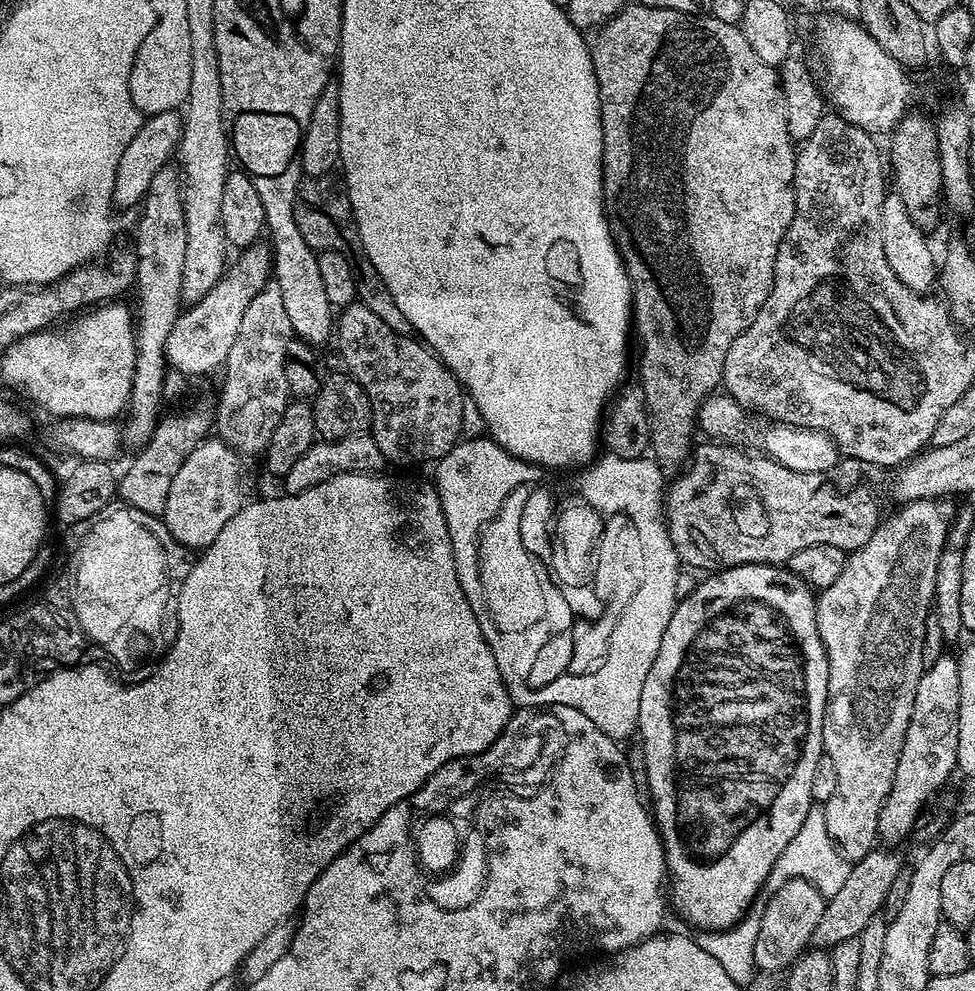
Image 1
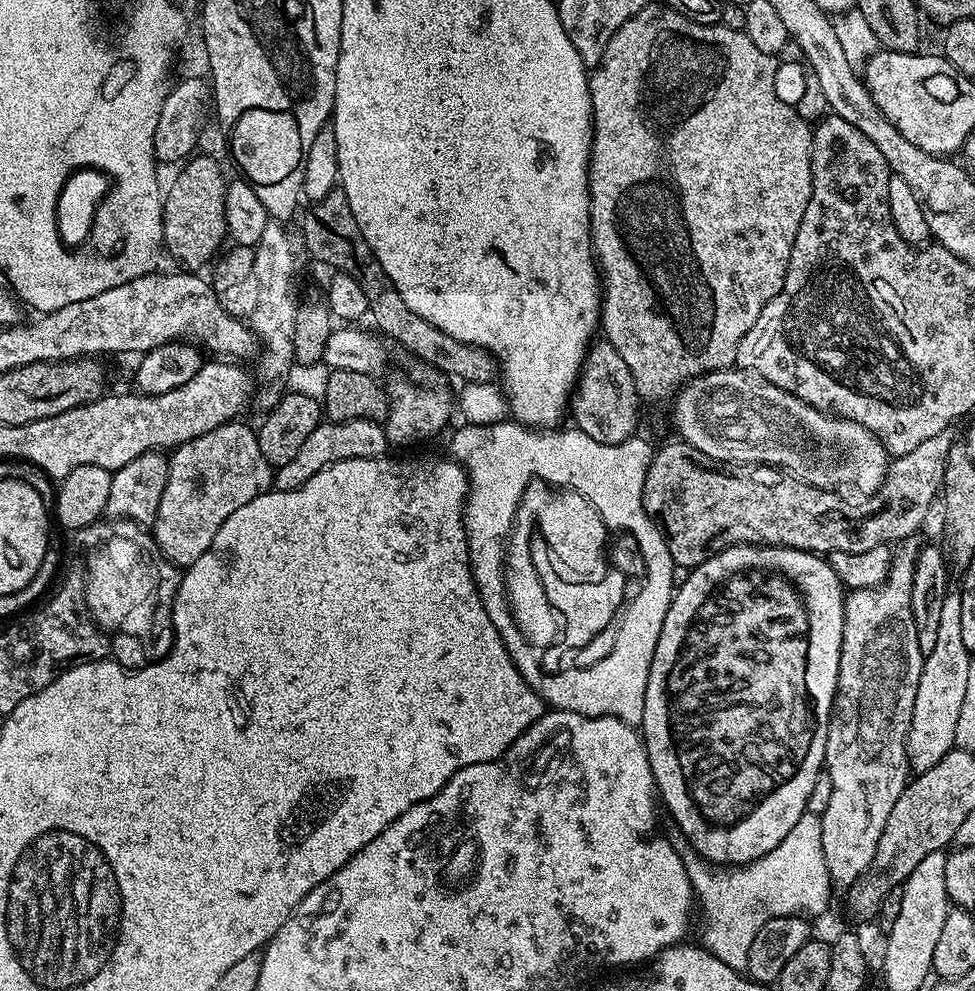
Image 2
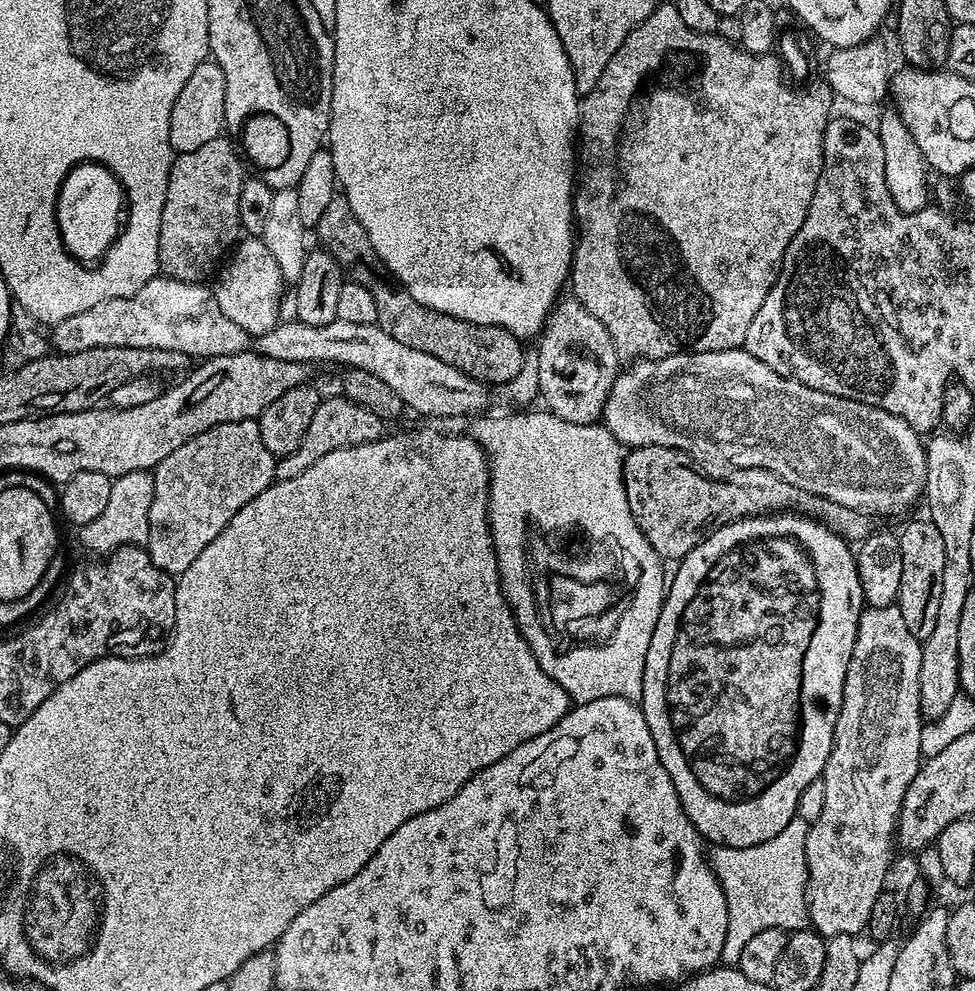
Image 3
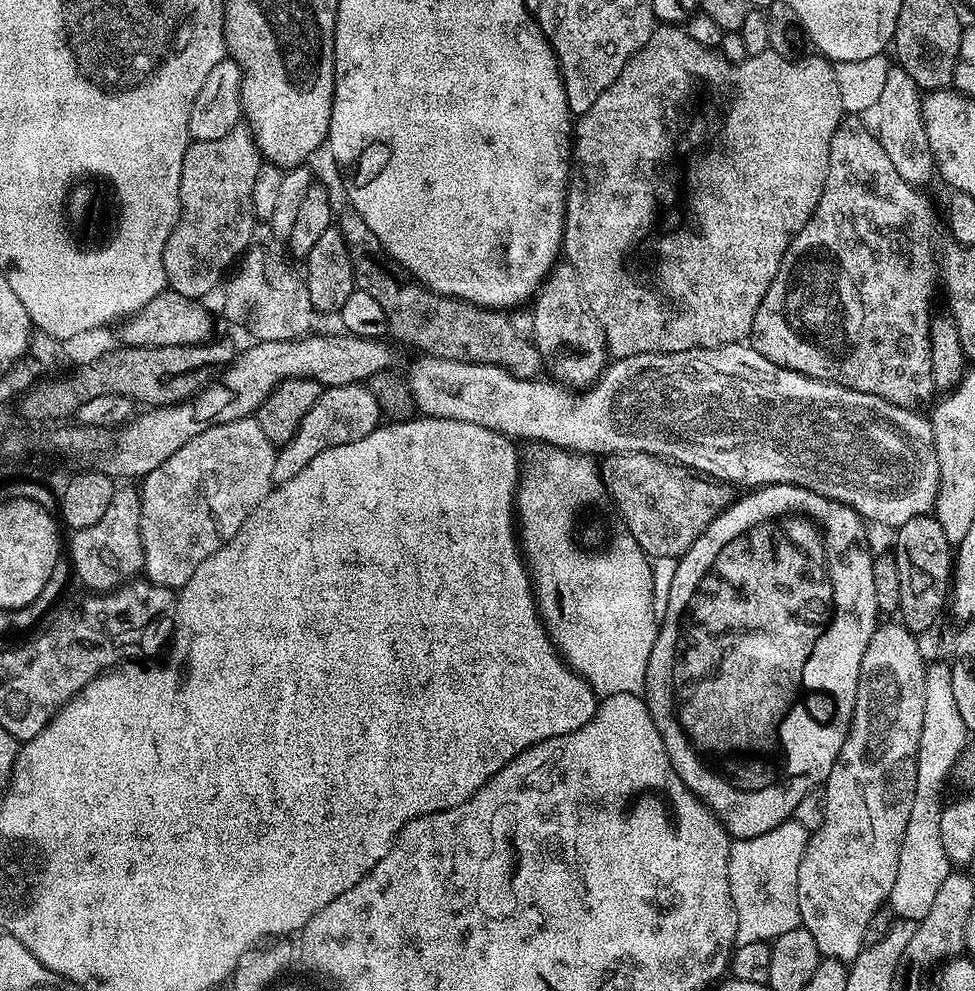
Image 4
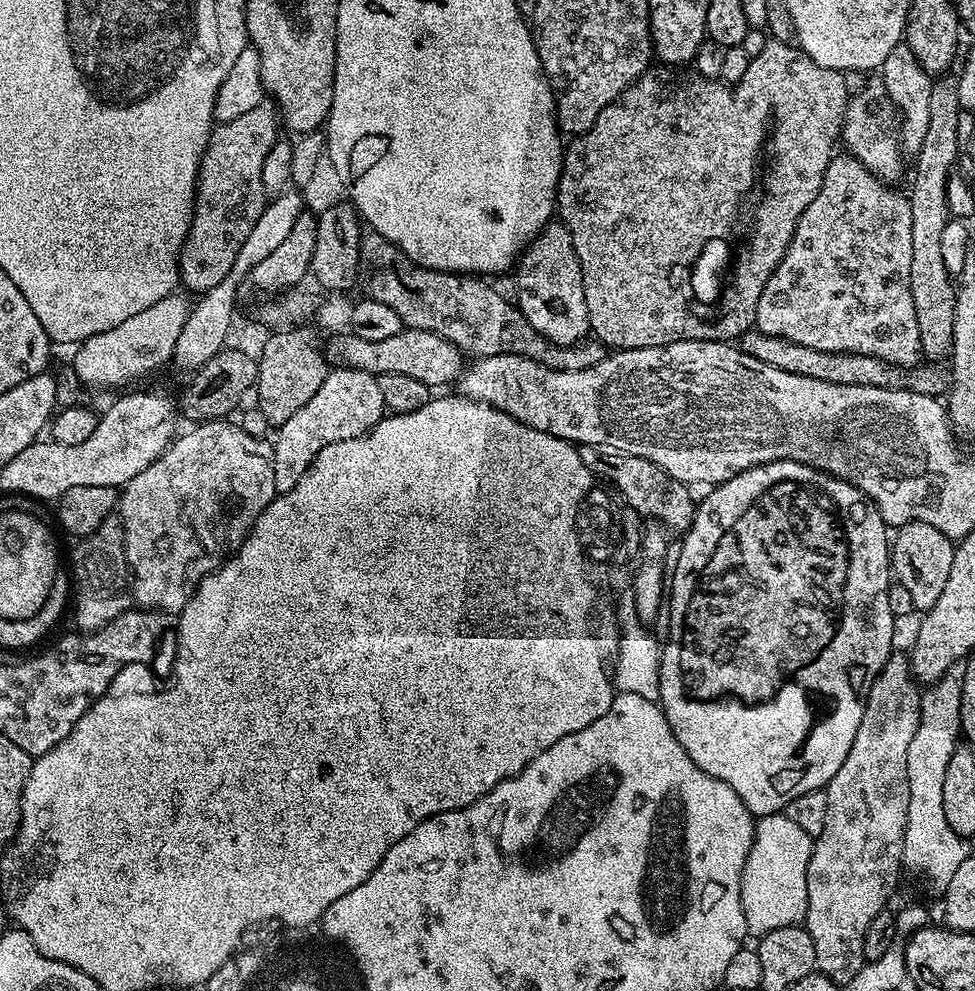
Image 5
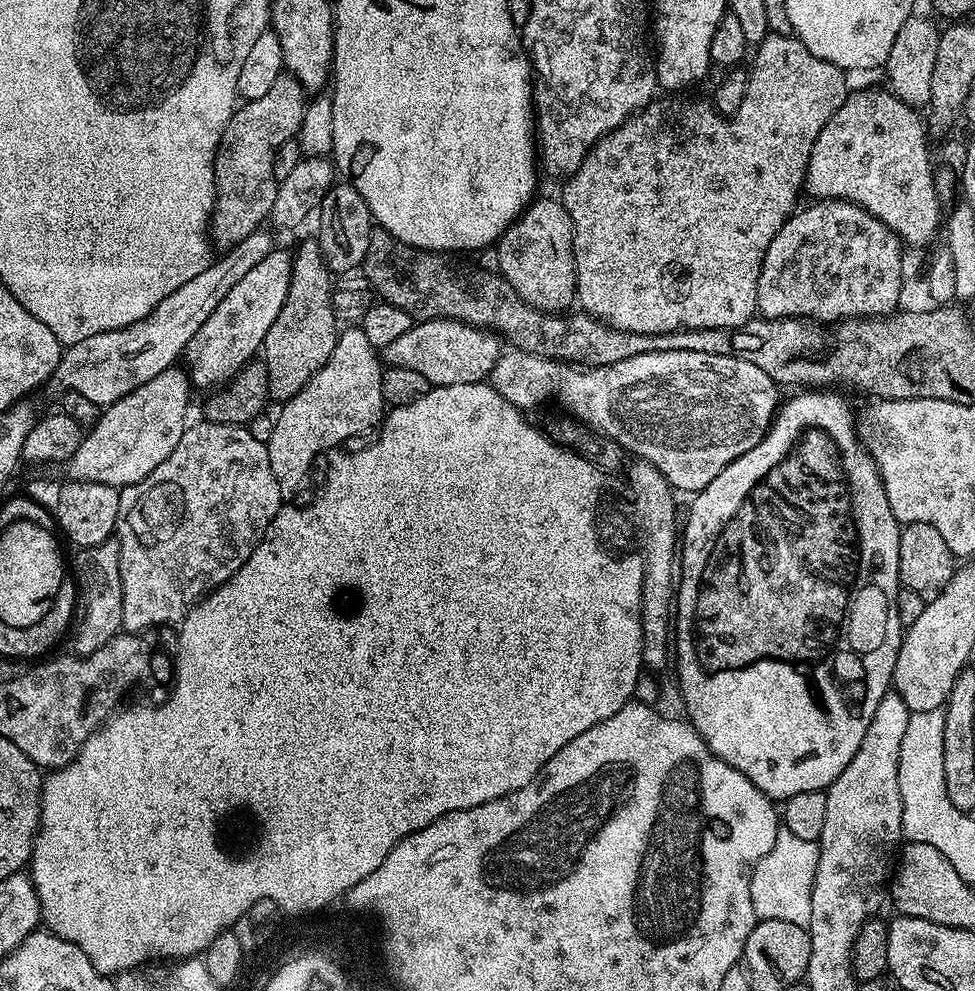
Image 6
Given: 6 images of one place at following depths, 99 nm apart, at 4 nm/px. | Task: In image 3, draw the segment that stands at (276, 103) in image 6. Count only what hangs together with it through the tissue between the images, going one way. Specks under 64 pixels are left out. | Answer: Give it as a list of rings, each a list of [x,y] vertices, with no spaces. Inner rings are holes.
[[[223,135],[214,138],[214,142],[206,142],[198,150],[179,153],[173,159],[166,186],[166,202],[162,206],[161,247],[158,250],[160,272],[163,275],[191,284],[207,281],[207,276],[213,271],[212,276],[221,261],[236,248],[242,236],[238,196],[242,194],[246,179],[244,168],[246,169],[246,164],[237,145],[235,148]]]

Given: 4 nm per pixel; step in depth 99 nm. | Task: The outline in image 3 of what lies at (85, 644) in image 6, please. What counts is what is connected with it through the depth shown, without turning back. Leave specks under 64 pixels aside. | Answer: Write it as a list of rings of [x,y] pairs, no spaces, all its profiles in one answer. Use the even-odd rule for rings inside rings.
[[[151,471],[128,472],[124,476],[115,477],[110,486],[110,502],[106,502],[106,510],[94,522],[83,525],[79,529],[80,540],[88,552],[97,552],[97,557],[104,558],[123,548],[125,544],[147,545],[150,534],[150,502],[154,502],[155,475]]]

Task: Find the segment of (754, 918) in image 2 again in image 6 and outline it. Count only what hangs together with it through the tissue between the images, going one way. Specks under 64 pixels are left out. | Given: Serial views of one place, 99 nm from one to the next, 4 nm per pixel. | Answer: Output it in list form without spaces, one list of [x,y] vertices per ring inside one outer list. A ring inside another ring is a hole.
[[[783,830],[777,832],[770,854],[754,866],[750,878],[750,902],[754,902],[756,919],[778,918],[781,922],[794,922],[794,926],[807,928],[819,857],[820,845],[817,841],[798,838]]]

